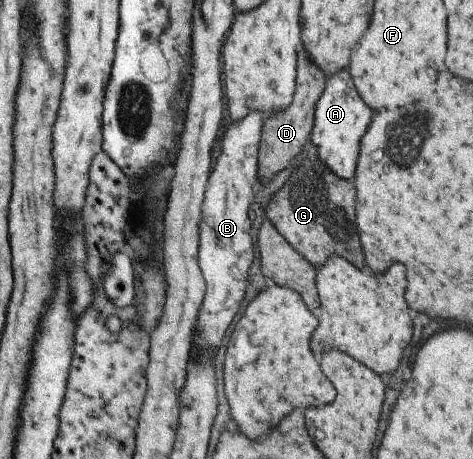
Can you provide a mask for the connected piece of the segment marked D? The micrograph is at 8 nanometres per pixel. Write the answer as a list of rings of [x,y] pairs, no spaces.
[[[298,52],[296,60],[296,80],[292,100],[281,113],[264,116],[257,152],[257,182],[268,183],[284,168],[294,156],[298,156],[309,140],[309,132],[313,125],[315,102],[324,88],[322,72],[310,64],[304,52]]]

